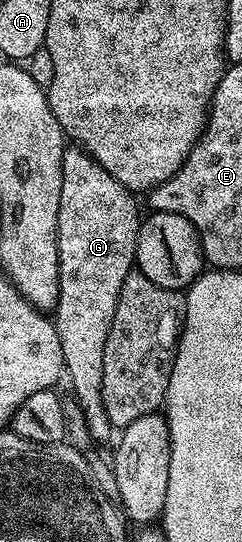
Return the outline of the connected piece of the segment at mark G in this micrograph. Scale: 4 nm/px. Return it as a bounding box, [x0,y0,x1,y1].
[53,145,141,443]

